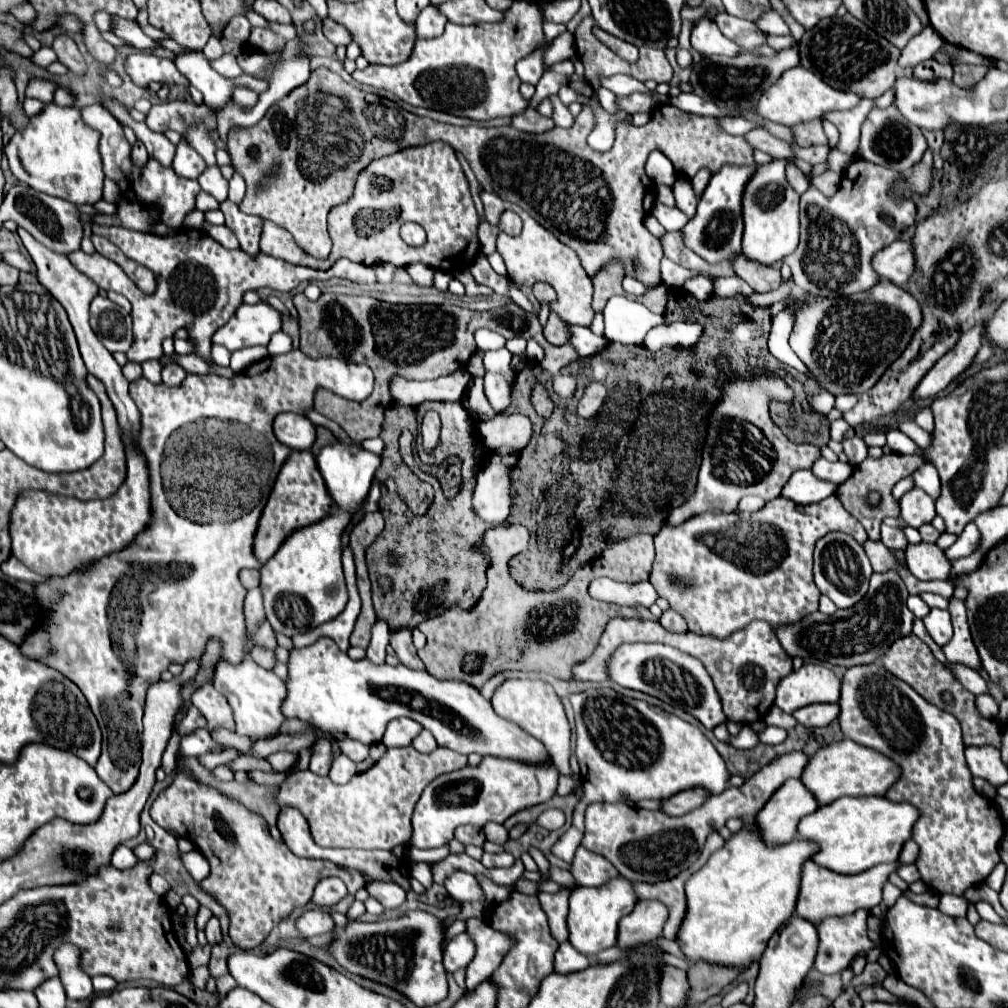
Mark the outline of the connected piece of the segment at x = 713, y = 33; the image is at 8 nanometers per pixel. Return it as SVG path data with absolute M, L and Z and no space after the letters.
M699 21L691 31L691 45L701 55L731 55L735 57L739 47L729 41L713 21Z

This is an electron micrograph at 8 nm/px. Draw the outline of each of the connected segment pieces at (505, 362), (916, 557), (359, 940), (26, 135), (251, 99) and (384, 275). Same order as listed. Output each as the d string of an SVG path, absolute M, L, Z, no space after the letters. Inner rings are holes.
M507 349L483 353L485 395L497 415L503 413L511 403L511 386L516 377L511 370L512 357Z
M935 543L907 545L907 567L917 579L947 579L951 573L951 561Z
M409 911L405 917L395 921L347 923L345 931L341 933L339 929L335 935L337 939L329 949L339 965L349 973L395 987L419 1007L435 1005L447 997L447 979L441 963L441 941L445 931L441 921L433 915L423 911Z
M47 103L41 113L29 117L29 127L25 127L25 131L17 131L11 137L5 145L5 155L9 159L11 173L31 189L77 205L91 205L99 201L103 193L101 153L97 151L99 139L101 135L97 135L97 131L81 123L77 107Z
M235 89L233 101L239 103L239 105L243 105L243 107L251 107L257 101L257 93L255 91L249 91L249 89Z
M380 261L373 266L379 282L390 282L399 268L400 267L385 261Z

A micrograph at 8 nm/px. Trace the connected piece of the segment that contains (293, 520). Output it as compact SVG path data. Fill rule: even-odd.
M293 451L289 459L283 463L277 481L269 493L267 505L261 513L257 535L253 541L253 555L259 559L259 563L265 563L267 559L273 557L273 553L279 549L279 545L291 531L311 525L317 519L323 519L325 515L329 515L329 509L331 509L329 493L325 491L325 481L317 471L313 455L309 451Z

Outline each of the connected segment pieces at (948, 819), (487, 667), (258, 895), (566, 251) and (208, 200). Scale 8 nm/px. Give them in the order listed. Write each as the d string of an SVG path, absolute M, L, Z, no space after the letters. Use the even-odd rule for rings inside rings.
M877 661L847 669L839 705L843 735L883 753L901 767L897 783L885 797L893 803L911 803L919 811L913 841L919 845L915 865L921 881L939 895L963 895L969 887L985 881L999 863L999 839L1005 833L1005 823L997 807L973 787L957 717L925 701Z
M509 525L509 527L493 527L489 531L485 531L481 543L477 547L473 547L475 551L481 551L481 555L485 555L489 559L489 567L487 567L487 587L479 599L479 603L465 613L451 613L445 611L443 615L437 615L433 619L427 619L419 625L419 629L427 635L427 645L417 651L417 654L427 671L437 677L437 679L453 679L453 681L463 681L469 683L477 689L483 687L483 683L487 679L491 679L493 675L501 673L501 671L509 671L509 669L517 669L517 671L541 671L541 673L549 673L557 679L563 681L573 681L571 669L577 663L583 663L585 659L589 659L589 655L593 655L593 651L597 649L597 643L601 639L603 627L611 617L639 617L639 619L653 619L651 611L645 607L619 607L619 605L611 605L611 603L601 603L593 597L589 597L587 593L587 585L591 579L603 575L603 577L611 577L617 581L625 581L625 583L639 583L639 581L647 581L649 573L651 573L651 563L655 559L655 549L653 549L653 535L635 535L631 539L625 541L617 541L611 543L603 555L599 559L595 559L593 563L581 567L561 589L551 591L551 593L543 593L543 591L525 591L517 581L511 579L507 563L513 555L523 553L528 549L530 533L523 525Z
M179 771L173 785L169 785L165 791L161 791L157 795L157 799L151 805L151 817L165 831L171 831L171 833L177 833L179 837L189 839L201 851L201 855L205 855L205 859L211 865L211 873L207 879L199 881L199 887L205 893L209 893L219 905L223 905L223 909L227 911L229 921L231 921L229 935L231 935L233 943L241 949L253 949L253 947L261 945L263 939L269 935L269 931L275 925L279 925L283 919L287 919L297 907L305 907L311 901L313 889L321 879L339 877L347 885L347 891L351 895L355 895L361 887L365 887L363 875L359 871L353 871L353 869L349 871L349 869L339 867L329 861L315 861L315 859L303 859L303 857L293 855L283 843L271 839L267 821L263 817L247 811L241 803L237 803L213 789L197 785L191 779L189 771Z
M481 189L479 193L481 201L483 201L483 209L485 209L485 219L491 225L497 225L499 213L503 213L505 209L515 211L521 219L523 219L523 231L519 237L509 237L509 235L499 235L497 237L497 251L501 253L501 257L505 259L507 265L507 275L523 287L533 287L537 281L545 281L549 283L555 291L557 291L557 301L551 303L551 311L557 313L565 323L573 323L573 325L583 325L583 327L591 327L593 323L593 307L591 307L591 293L593 293L593 285L591 285L591 277L585 275L585 269L581 267L581 261L577 259L577 253L571 247L565 247L551 231L547 231L545 227L541 227L527 211L523 211L521 207L517 207L515 203L503 201L501 197L487 193Z
M201 190L196 197L195 207L200 211L205 212L218 209L220 204L213 196Z

